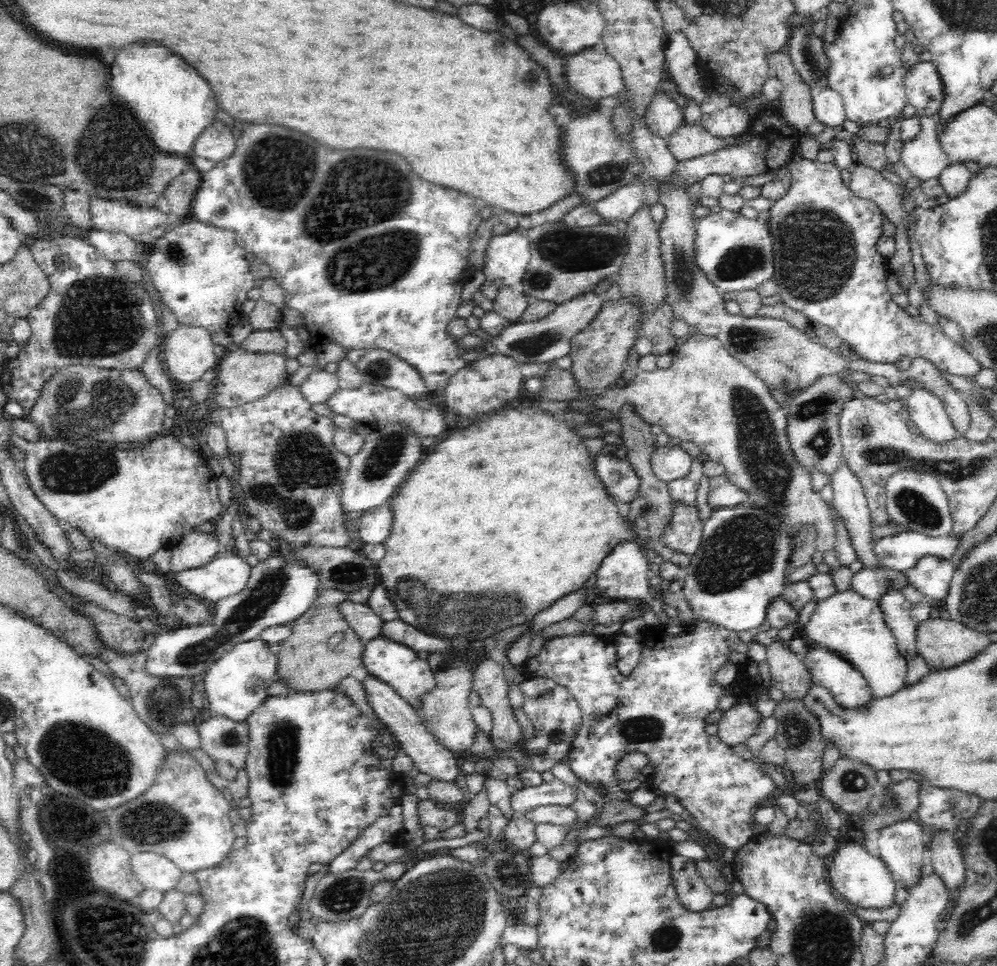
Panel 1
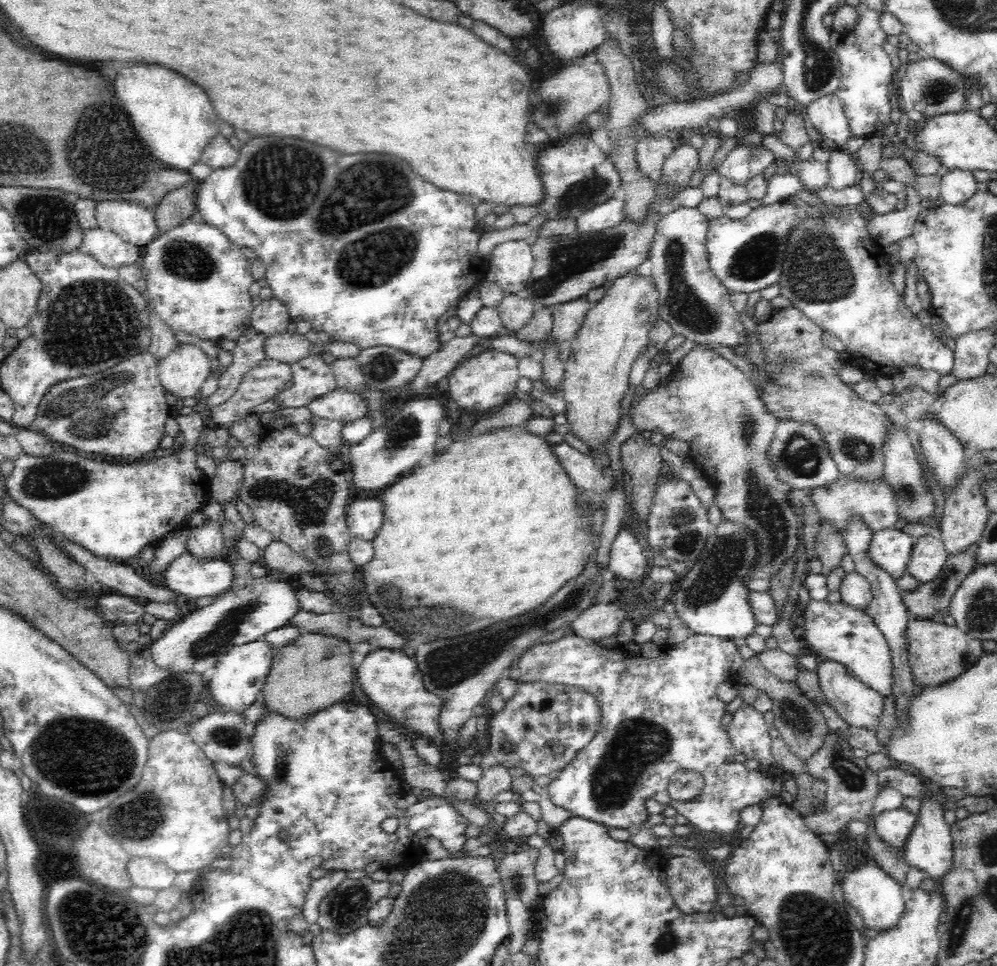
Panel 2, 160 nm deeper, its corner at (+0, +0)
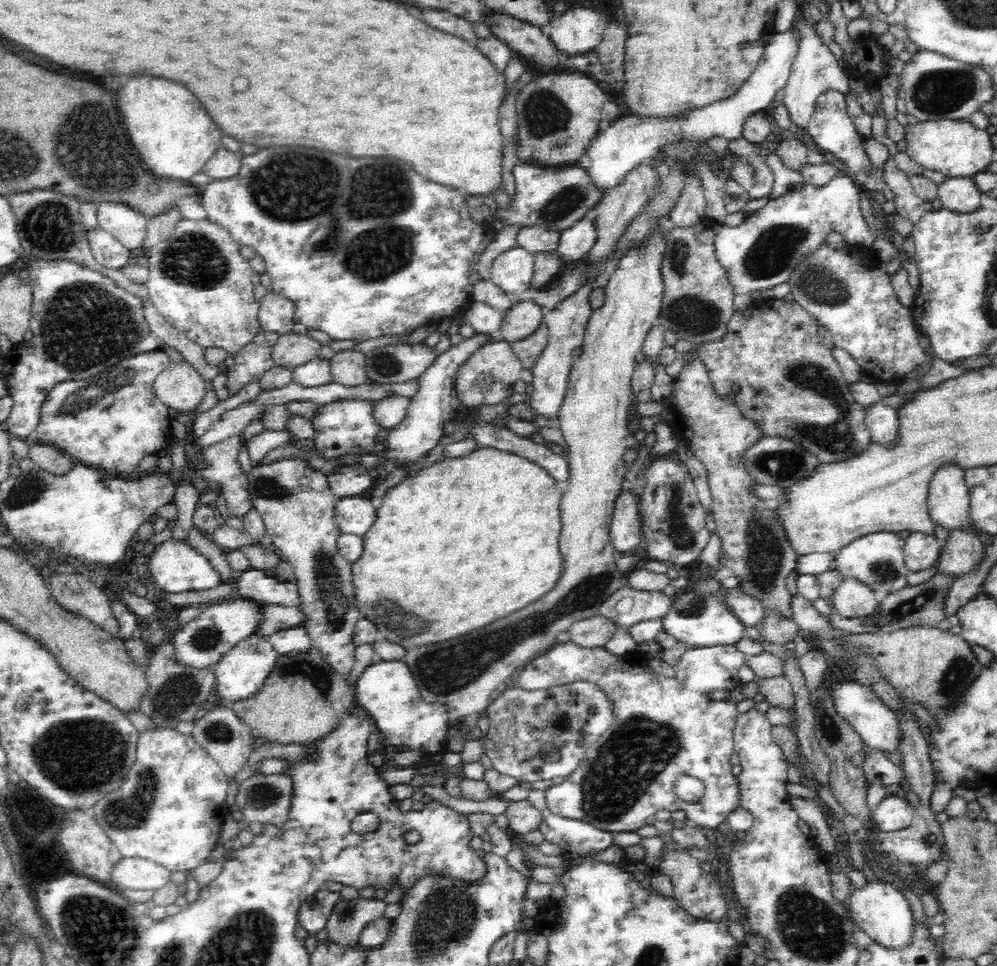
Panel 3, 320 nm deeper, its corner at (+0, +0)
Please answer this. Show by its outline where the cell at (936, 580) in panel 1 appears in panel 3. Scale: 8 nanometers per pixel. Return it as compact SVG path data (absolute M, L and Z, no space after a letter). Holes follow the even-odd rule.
M911 532L905 538L903 558L905 566L912 572L936 566L940 560L940 545L936 541L936 536Z

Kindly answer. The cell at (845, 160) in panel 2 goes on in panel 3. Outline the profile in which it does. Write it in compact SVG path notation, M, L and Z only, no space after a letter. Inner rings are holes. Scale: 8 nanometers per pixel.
M841 171L836 172L830 182L822 186L814 186L808 182L800 190L780 198L769 199L769 201L757 210L752 216L748 216L740 226L727 226L719 223L714 226L715 230L715 256L720 264L726 269L728 280L734 286L734 294L751 294L756 296L759 292L771 289L782 282L787 282L794 268L814 250L820 242L826 240L826 236L832 232L838 232L844 236L845 241L862 247L870 248L875 236L863 218L860 208L860 194L864 189L850 176Z

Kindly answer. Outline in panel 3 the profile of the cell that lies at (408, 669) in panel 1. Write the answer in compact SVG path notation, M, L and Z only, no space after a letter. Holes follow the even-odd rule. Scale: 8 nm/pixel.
M401 660L383 661L371 663L364 668L358 680L354 683L356 691L356 702L360 708L368 712L370 720L377 726L377 732L382 739L395 746L399 752L420 752L420 754L442 754L447 752L448 729L451 724L448 716L447 706L442 703L428 703L422 699L417 679L413 677L413 671Z

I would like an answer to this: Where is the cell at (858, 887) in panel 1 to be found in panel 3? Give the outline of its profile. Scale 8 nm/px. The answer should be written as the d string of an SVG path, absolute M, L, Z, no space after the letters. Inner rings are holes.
M868 881L860 890L854 888L846 906L851 920L862 929L875 944L886 948L906 948L913 942L915 921L911 905L904 894L893 884L884 881Z

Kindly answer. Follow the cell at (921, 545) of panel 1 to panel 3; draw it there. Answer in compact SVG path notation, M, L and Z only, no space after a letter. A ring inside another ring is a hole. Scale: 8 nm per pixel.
M876 531L872 534L853 540L849 546L832 553L834 557L833 570L843 578L856 578L864 584L878 592L896 592L909 584L906 582L906 576L910 570L905 566L903 558L905 540L898 537L897 533L890 531Z

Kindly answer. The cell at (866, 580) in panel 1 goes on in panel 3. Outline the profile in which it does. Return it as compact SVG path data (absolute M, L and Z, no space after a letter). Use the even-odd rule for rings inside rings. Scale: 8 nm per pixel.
M843 578L832 595L832 607L842 618L860 618L873 614L879 604L868 584L856 578Z

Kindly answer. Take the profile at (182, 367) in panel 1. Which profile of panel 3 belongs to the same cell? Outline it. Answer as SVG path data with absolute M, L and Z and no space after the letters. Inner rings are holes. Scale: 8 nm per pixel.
M170 362L153 382L155 395L168 408L190 414L202 402L205 378L189 362Z

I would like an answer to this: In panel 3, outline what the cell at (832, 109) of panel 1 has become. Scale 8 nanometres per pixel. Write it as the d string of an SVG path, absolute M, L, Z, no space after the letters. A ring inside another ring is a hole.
M830 90L822 93L817 98L817 104L814 112L808 122L808 134L810 134L810 143L816 144L818 148L822 148L825 152L834 154L838 160L842 160L848 168L848 174L858 174L858 172L872 172L872 162L868 158L866 148L864 147L866 138L858 133L850 115L847 113L846 97L844 93Z

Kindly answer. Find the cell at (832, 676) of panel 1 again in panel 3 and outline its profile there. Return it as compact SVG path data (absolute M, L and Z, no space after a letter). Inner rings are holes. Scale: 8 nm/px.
M851 679L850 681L837 682L833 687L830 687L830 690L837 713L850 723L865 746L888 752L888 754L899 752L900 721L898 721L898 714L886 706L881 699L875 697L875 693L870 687Z

